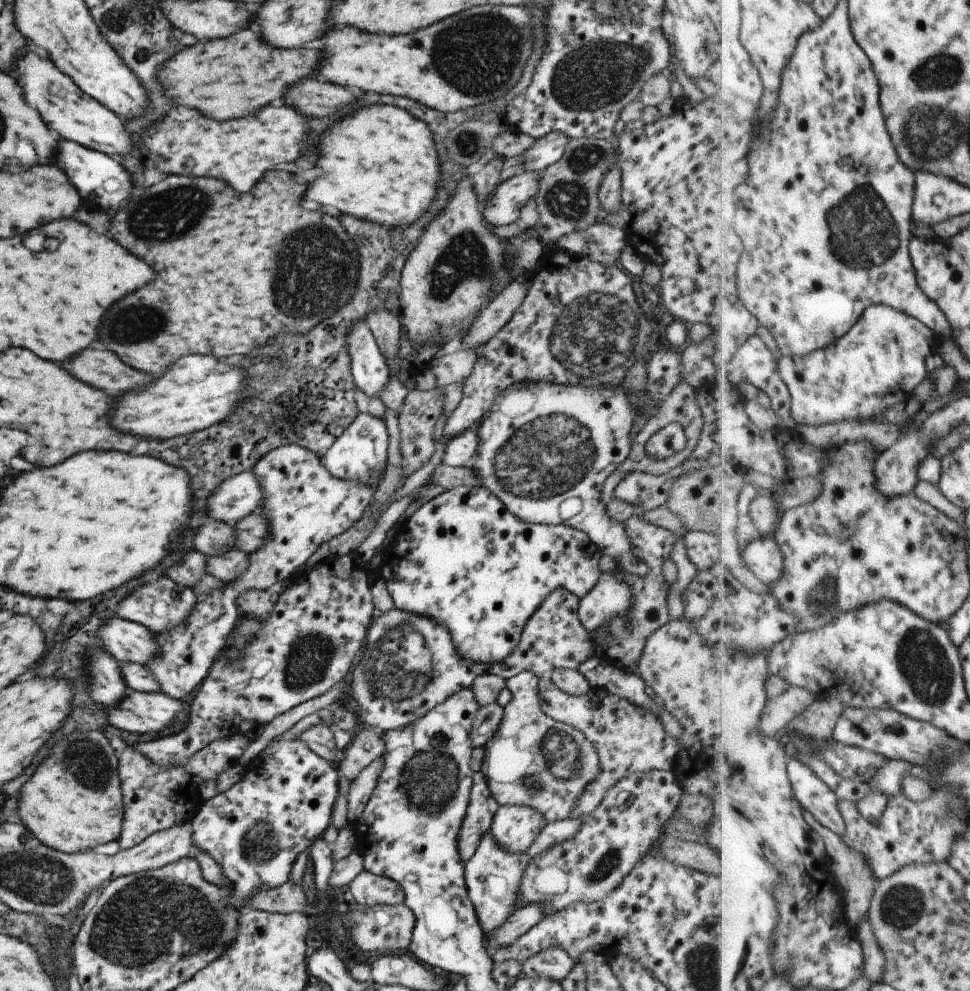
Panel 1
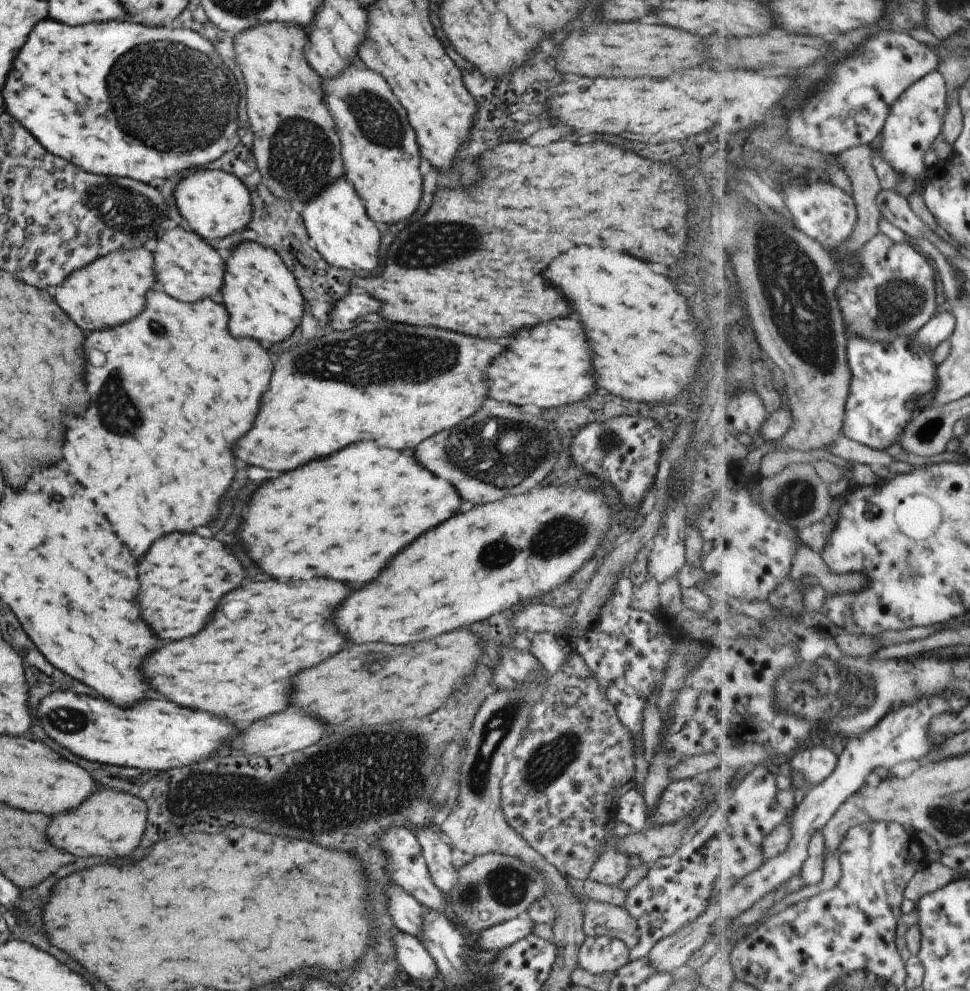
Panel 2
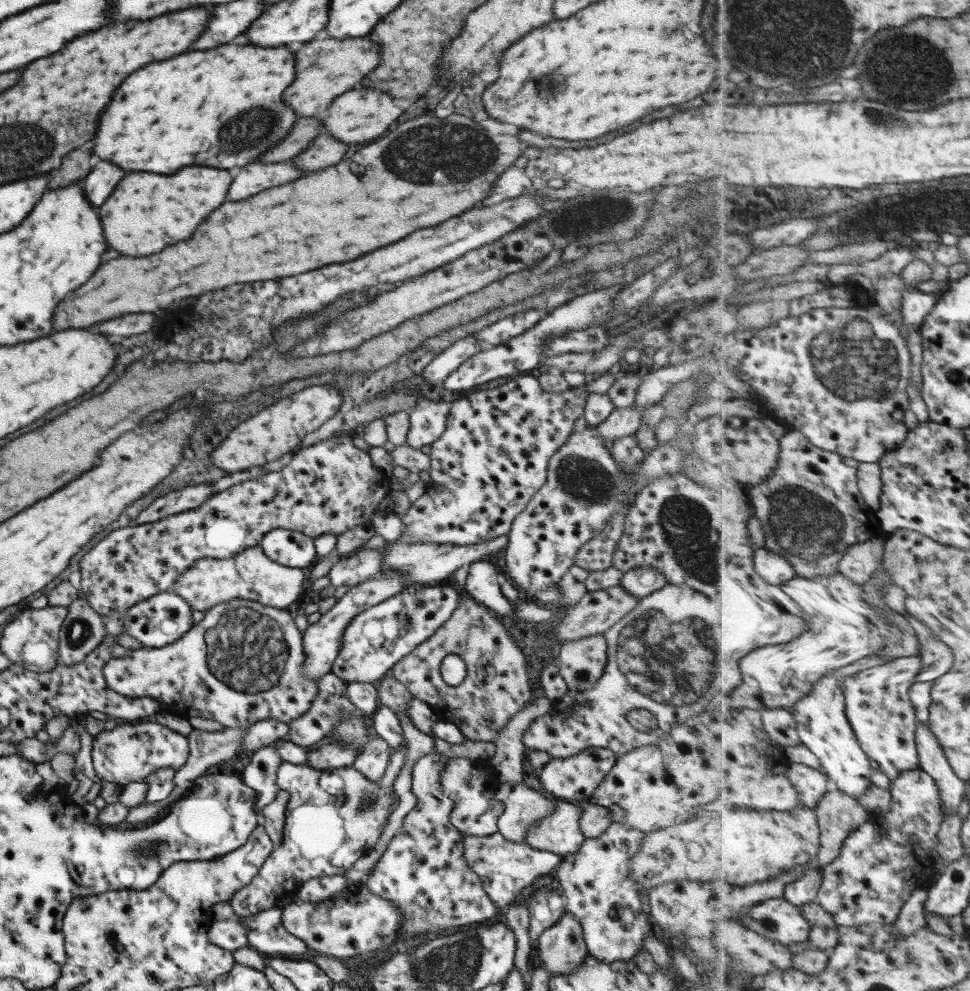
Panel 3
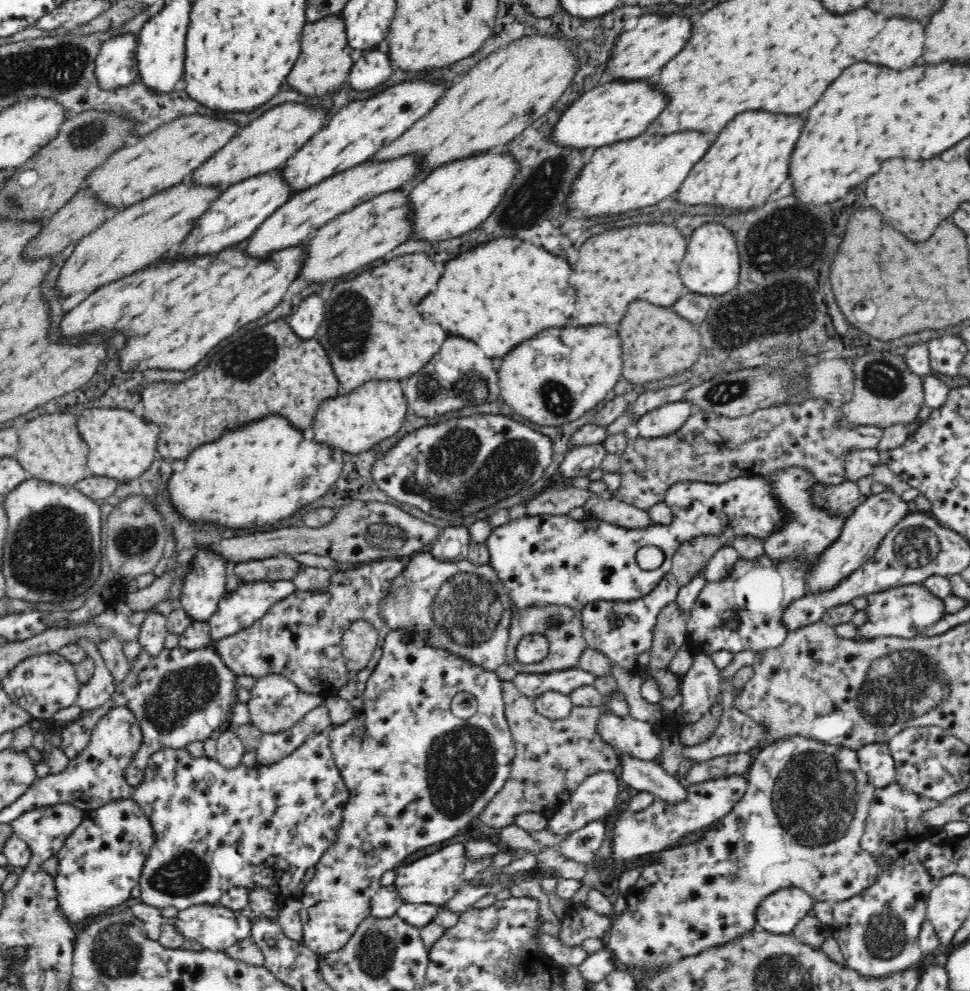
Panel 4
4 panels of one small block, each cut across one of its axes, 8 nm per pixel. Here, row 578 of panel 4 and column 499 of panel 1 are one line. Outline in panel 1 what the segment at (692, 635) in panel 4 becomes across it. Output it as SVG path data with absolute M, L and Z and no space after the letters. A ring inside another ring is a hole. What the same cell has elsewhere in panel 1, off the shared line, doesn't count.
M521 670L505 681L511 699L502 710L495 734L485 742L480 772L485 776L490 796L498 806L529 806L545 818L545 824L569 819L579 794L599 776L599 760L594 745L577 730L553 721L541 713L538 703L538 677L531 670Z

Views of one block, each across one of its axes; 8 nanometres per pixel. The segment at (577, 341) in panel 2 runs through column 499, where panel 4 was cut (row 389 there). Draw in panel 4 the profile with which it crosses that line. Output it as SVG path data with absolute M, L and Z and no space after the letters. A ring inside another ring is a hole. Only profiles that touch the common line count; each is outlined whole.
M397 378L366 381L349 393L341 392L336 398L322 401L308 434L314 432L316 442L334 445L346 454L361 453L396 434L408 412L407 400Z

